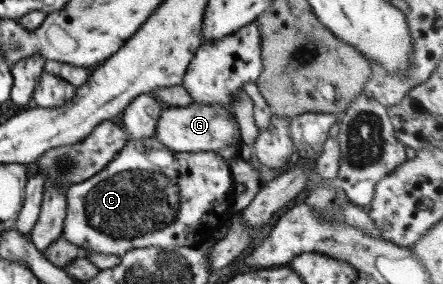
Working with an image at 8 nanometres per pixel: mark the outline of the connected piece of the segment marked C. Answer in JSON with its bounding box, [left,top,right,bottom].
[61,134,234,258]

